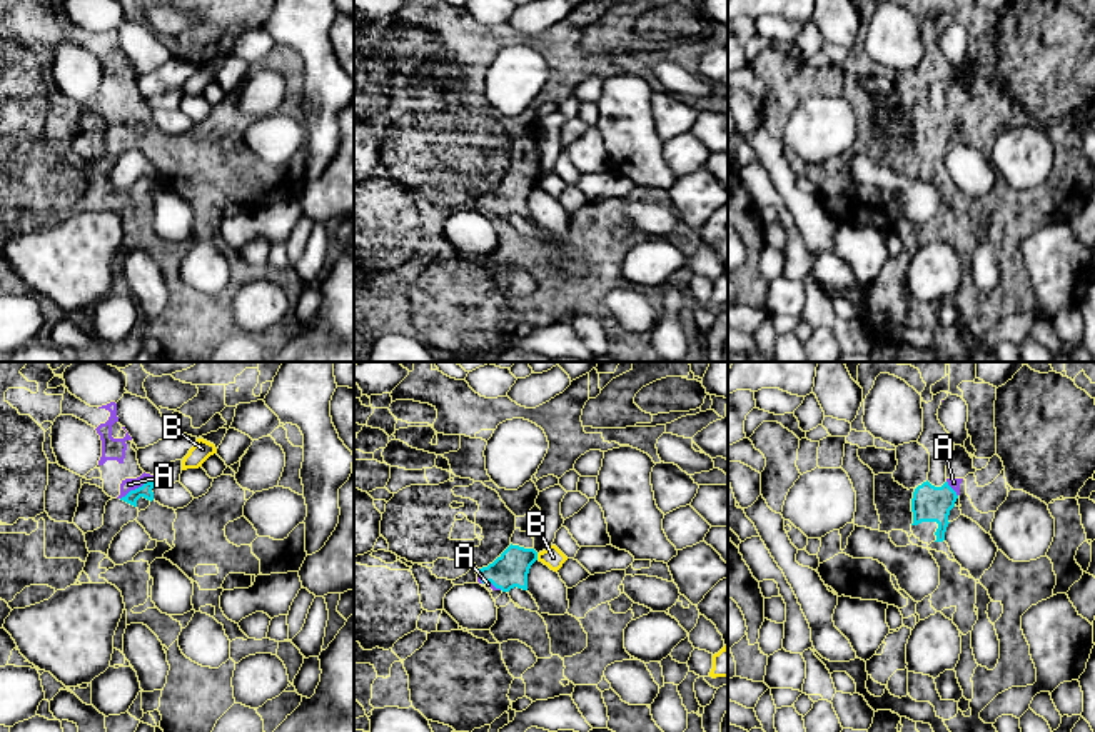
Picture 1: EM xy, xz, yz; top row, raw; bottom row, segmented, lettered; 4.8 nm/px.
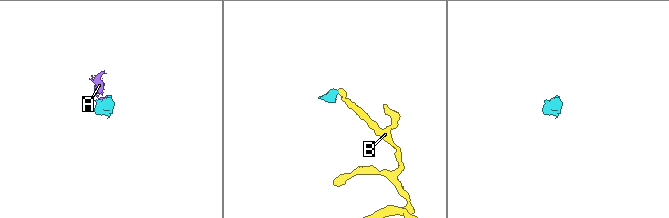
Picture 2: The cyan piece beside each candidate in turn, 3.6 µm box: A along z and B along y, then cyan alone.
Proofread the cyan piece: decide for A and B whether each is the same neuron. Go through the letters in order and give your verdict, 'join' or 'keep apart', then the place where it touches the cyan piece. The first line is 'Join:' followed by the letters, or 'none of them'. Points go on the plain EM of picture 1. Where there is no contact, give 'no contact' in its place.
Join: A
A: join | xy (136, 115)
B: keep apart | xz (536, 184)

